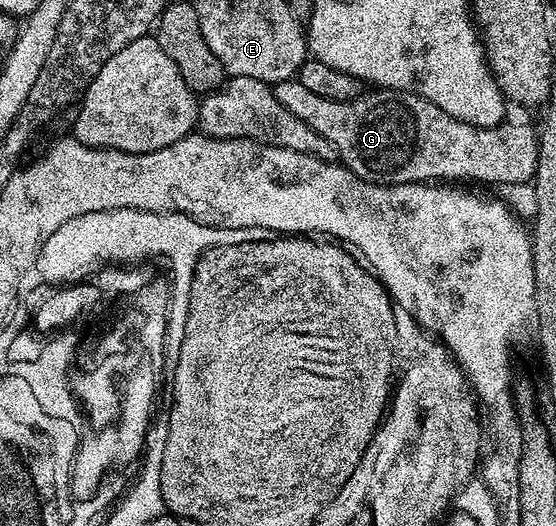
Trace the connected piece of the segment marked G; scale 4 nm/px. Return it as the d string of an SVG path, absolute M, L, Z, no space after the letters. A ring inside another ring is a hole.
M297 80L289 82L273 83L274 95L276 100L280 100L280 104L284 104L284 108L288 108L288 112L292 112L292 116L300 116L300 120L304 120L304 124L308 124L308 128L312 128L316 132L320 132L320 136L324 136L324 140L328 140L336 148L338 158L341 165L345 166L356 176L360 176L366 182L375 182L377 186L409 186L411 184L430 184L435 180L450 180L446 178L471 178L474 182L503 182L506 186L514 186L517 182L529 183L534 177L534 169L538 166L538 134L530 126L506 126L507 124L499 124L492 126L475 126L472 122L461 122L452 116L448 116L448 112L444 112L440 108L436 108L436 104L432 104L427 98L421 98L418 94L412 94L409 90L388 90L385 88L375 89L375 94L363 92L357 98L341 102L340 100L328 100L324 96L316 96L316 92L312 92L309 88L304 88L304 84L300 84Z

